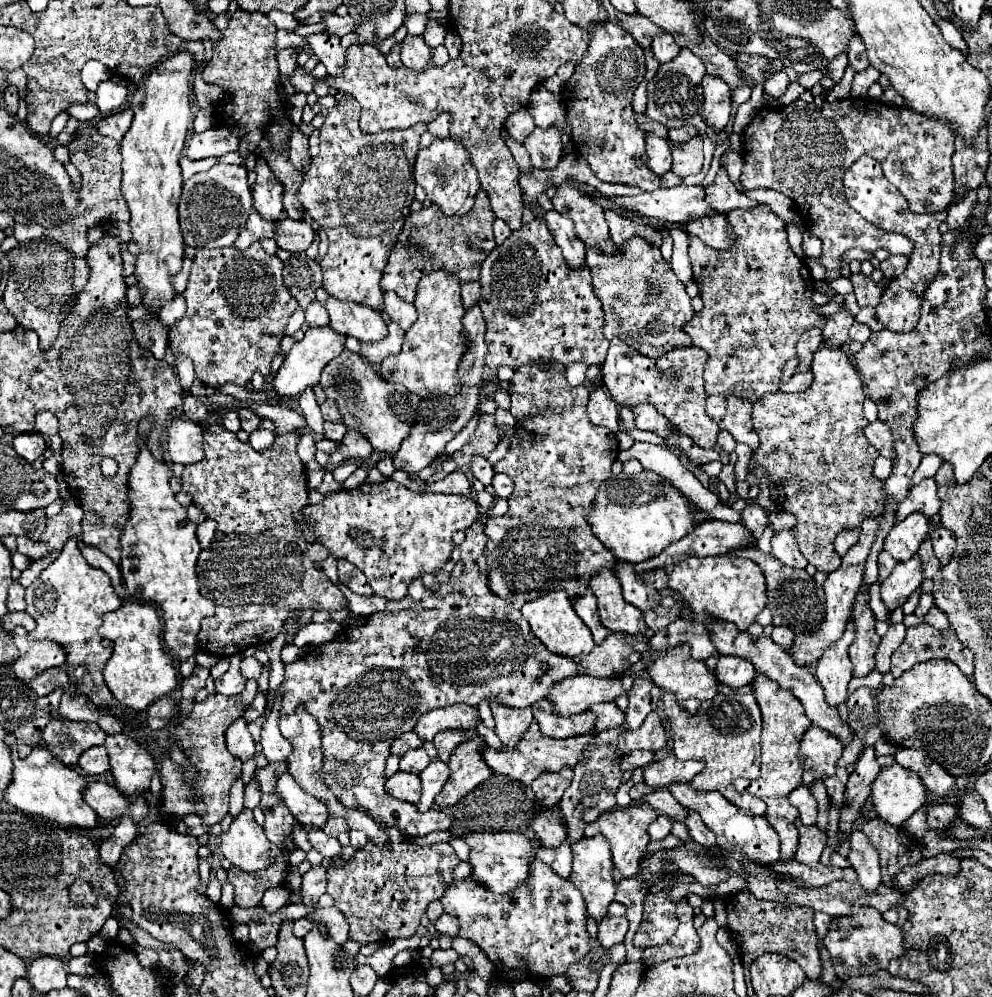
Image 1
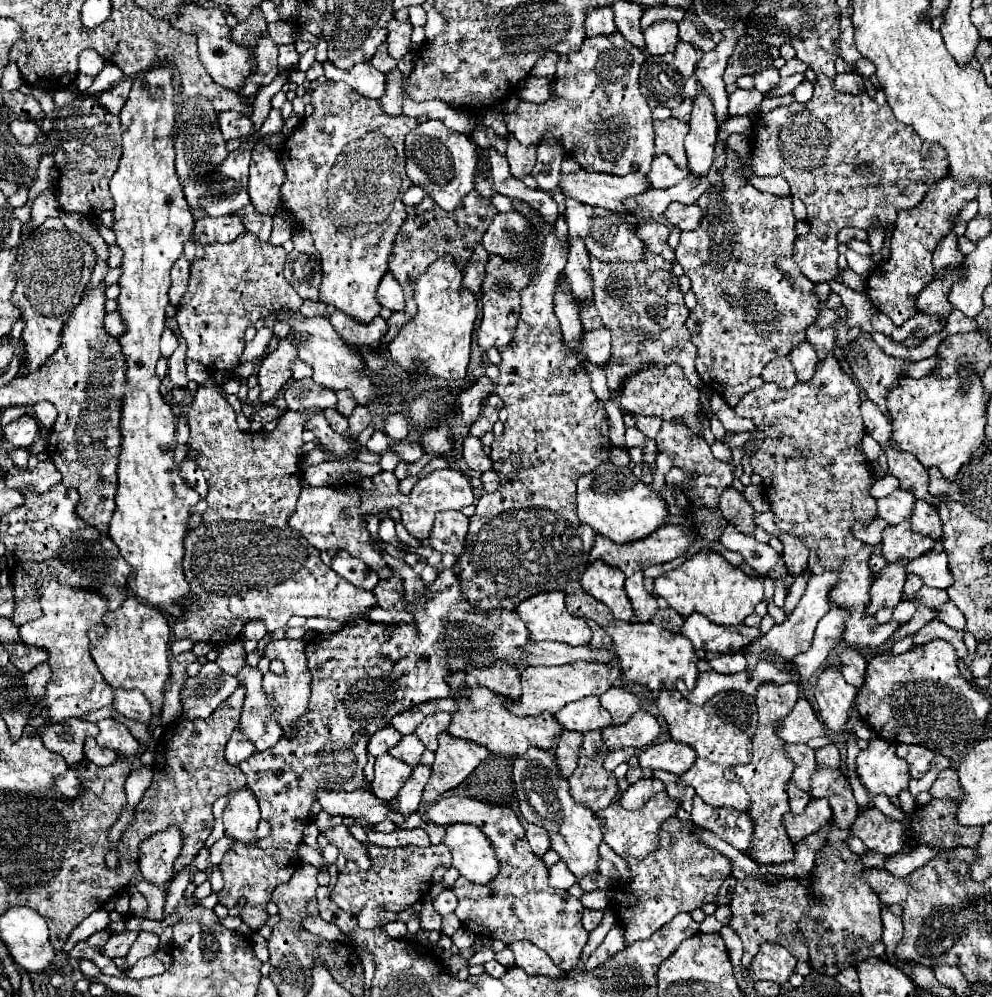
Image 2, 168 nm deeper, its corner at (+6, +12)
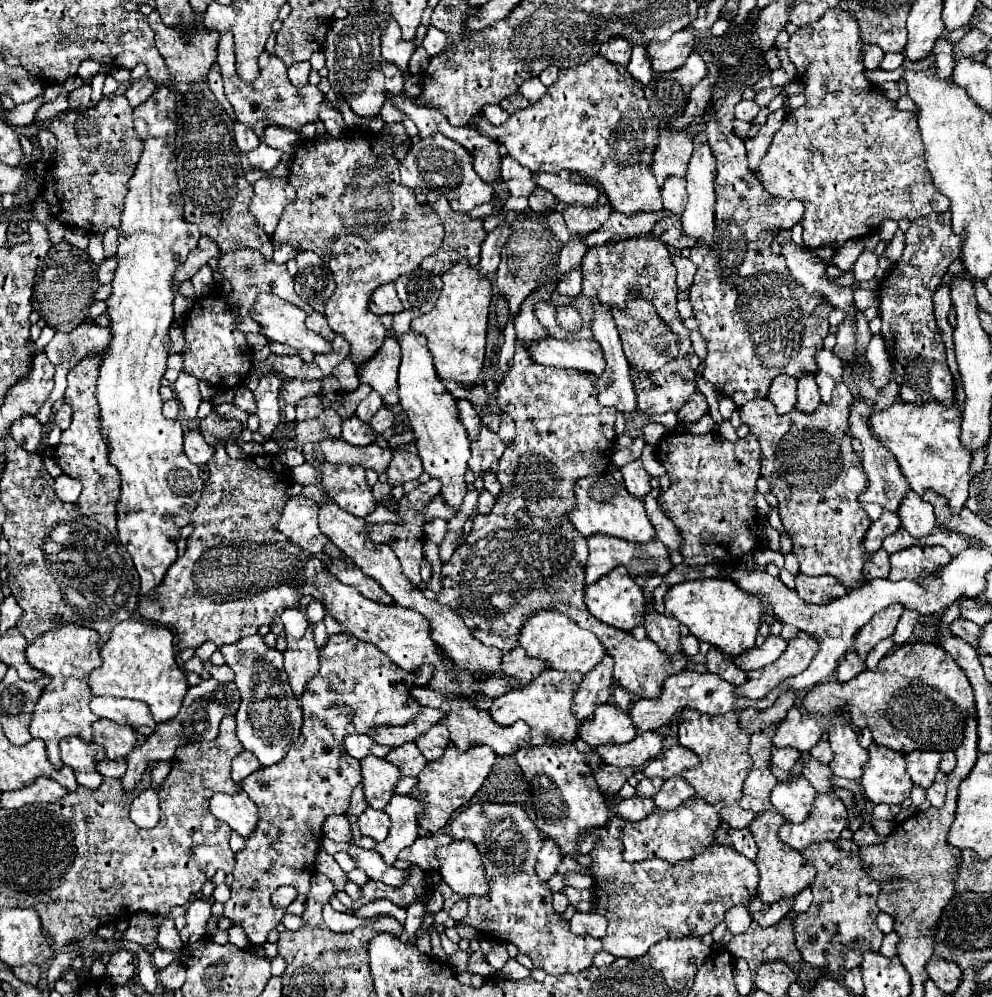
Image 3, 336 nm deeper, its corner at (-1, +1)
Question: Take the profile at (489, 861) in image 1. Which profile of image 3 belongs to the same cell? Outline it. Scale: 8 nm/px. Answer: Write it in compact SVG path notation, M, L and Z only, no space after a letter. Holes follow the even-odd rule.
M451 841L449 845L437 849L437 859L441 863L439 871L443 881L461 897L489 893L489 881L481 855L471 841Z

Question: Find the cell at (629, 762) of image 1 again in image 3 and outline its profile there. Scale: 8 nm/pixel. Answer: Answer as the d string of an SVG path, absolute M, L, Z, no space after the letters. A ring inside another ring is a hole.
M603 765L597 773L593 773L599 791L607 791L607 793L619 793L621 785L635 775L633 767L613 767L613 765Z

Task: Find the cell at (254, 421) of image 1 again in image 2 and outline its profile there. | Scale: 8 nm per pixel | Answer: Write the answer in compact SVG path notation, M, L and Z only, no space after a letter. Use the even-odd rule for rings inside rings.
M262 404L262 406L256 406L256 412L254 416L250 418L252 422L260 422L260 424L266 424L266 422L272 422L272 420L280 420L280 416L284 414L286 410L280 410L272 404Z

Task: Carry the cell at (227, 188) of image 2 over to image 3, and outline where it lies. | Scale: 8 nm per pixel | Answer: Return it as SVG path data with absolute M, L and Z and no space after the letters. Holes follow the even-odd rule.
M261 143L257 149L247 153L251 165L255 169L259 169L259 171L265 171L265 173L271 173L275 169L275 165L281 161L281 155L283 155L283 151L273 149L273 147L265 145L265 143Z

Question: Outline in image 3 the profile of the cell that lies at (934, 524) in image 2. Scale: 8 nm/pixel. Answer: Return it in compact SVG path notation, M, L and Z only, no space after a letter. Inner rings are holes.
M909 493L909 497L905 497L905 501L901 501L899 507L899 517L903 527L915 537L927 537L933 533L933 529L937 529L937 519L933 515L933 505L921 501L921 497L917 493Z

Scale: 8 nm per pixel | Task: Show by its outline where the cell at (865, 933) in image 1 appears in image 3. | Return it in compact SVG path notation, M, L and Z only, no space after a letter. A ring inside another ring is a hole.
M837 839L809 845L803 857L817 869L817 877L811 885L813 903L809 911L799 913L795 919L795 943L809 965L843 981L849 969L861 965L861 955L865 951L879 953L883 941L883 933L875 923L879 915L879 885L863 867L859 849L853 841Z

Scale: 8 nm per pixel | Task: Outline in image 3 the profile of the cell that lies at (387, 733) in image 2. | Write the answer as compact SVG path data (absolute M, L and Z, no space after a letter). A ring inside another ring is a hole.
M366 734L348 735L344 741L344 747L351 757L361 760L365 755L377 755L385 757L389 753L389 747L383 747Z

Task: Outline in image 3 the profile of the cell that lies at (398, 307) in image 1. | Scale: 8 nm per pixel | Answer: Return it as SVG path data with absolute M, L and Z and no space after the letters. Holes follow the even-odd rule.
M387 283L387 285L381 285L373 291L371 295L371 301L369 301L369 309L371 313L375 315L395 315L403 309L399 297L397 297L397 291L395 291L395 285L393 283Z

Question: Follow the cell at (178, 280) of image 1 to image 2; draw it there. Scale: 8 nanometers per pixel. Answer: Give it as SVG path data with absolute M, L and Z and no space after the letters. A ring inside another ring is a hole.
M180 256L176 260L176 264L172 266L172 286L170 286L170 302L176 306L180 302L180 298L186 292L188 286L188 274L190 272L190 264L186 260L186 256Z

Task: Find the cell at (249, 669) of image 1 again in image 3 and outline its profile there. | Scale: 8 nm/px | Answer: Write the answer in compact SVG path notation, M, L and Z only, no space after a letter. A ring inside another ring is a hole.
M213 665L211 677L215 677L215 679L221 681L221 683L229 683L229 681L233 681L235 673L233 673L233 669L231 669L229 665L221 665L221 667L215 667L215 665Z

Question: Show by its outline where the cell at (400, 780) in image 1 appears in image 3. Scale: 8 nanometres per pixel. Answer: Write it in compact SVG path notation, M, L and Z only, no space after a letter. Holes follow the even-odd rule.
M365 757L361 759L361 773L363 773L361 785L365 789L369 805L373 809L385 809L385 805L393 797L393 789L403 777L401 771L397 769L397 765L389 763L387 759Z

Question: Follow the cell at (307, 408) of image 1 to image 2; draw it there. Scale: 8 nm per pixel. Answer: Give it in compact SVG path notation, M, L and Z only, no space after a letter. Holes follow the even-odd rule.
M294 360L294 362L292 362L292 376L294 376L296 380L310 378L310 376L312 376L310 364L306 364L306 362L302 362L302 360Z

